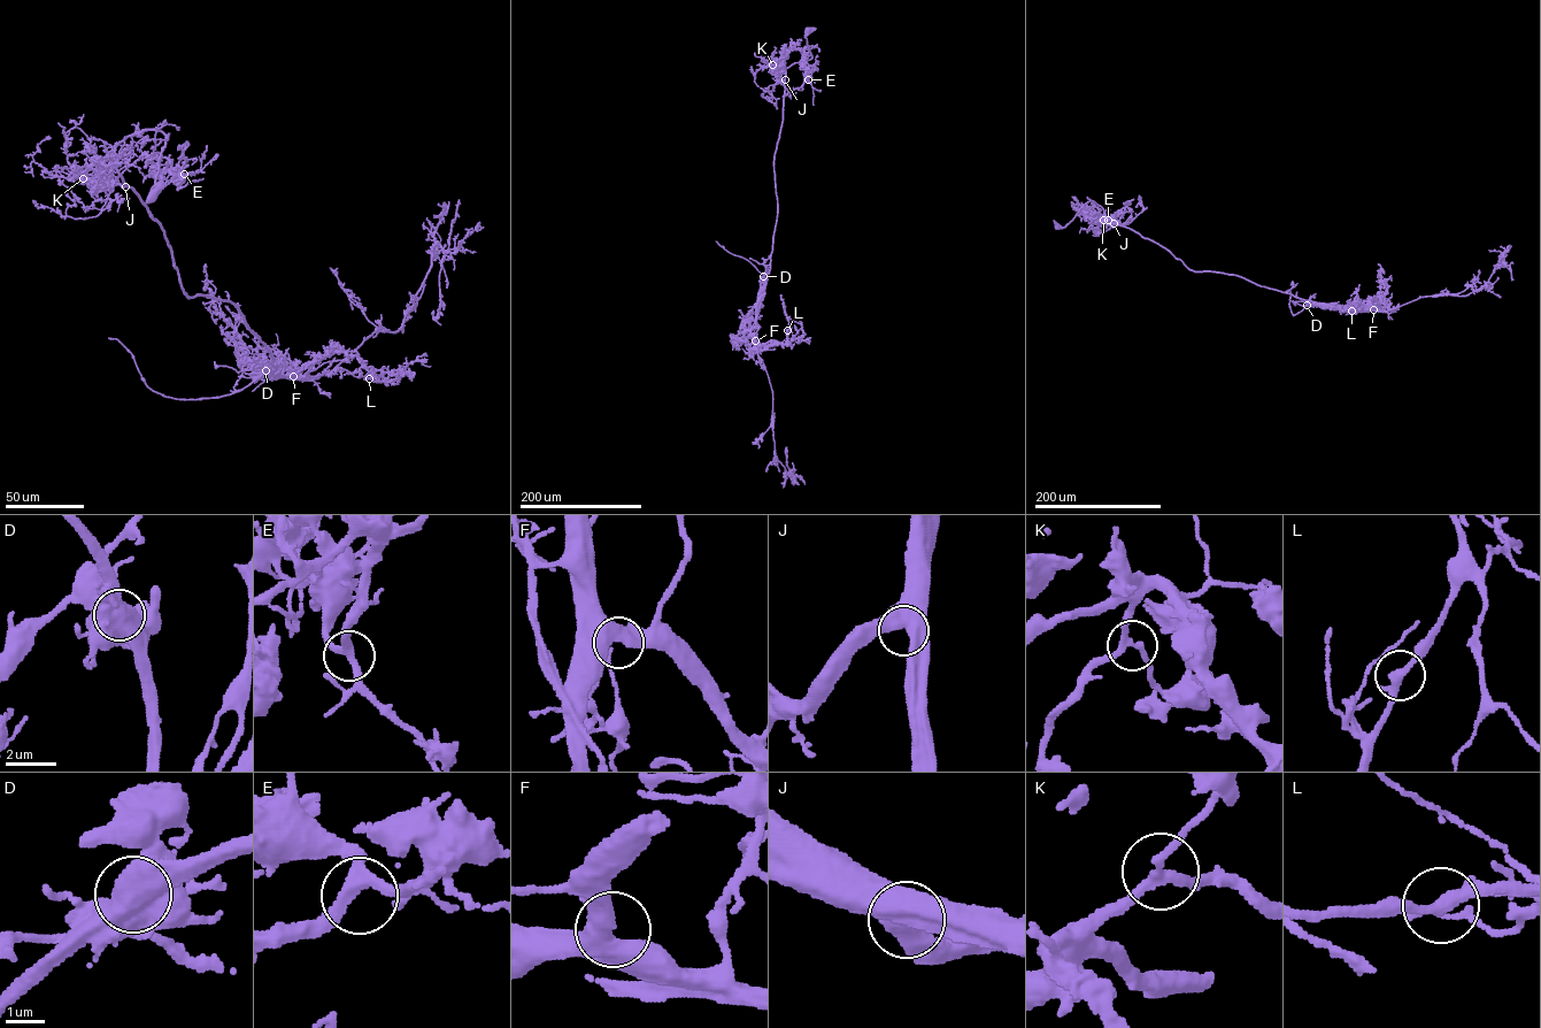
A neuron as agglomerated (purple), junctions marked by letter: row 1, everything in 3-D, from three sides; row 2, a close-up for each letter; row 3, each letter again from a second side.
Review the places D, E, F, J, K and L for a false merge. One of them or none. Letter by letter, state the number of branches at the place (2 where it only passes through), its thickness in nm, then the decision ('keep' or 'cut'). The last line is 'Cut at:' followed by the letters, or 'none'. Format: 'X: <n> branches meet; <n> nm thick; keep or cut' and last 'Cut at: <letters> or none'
D: 3 branches meet; 600 nm thick; cut
E: 3 branches meet; 280 nm thick; keep
F: 2 branches meet; 550 nm thick; keep
J: 3 branches meet; 500 nm thick; keep
K: 3 branches meet; 240 nm thick; keep
L: 3 branches meet; 260 nm thick; keep
Cut at: D

